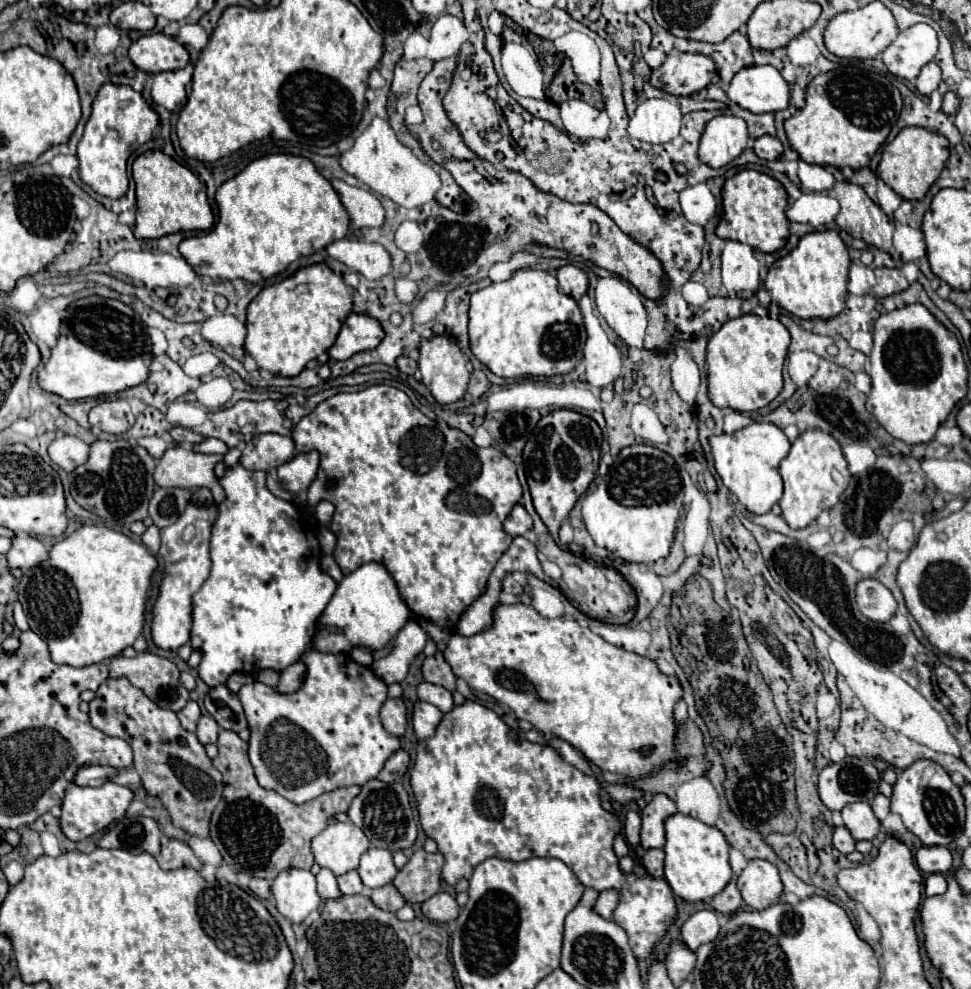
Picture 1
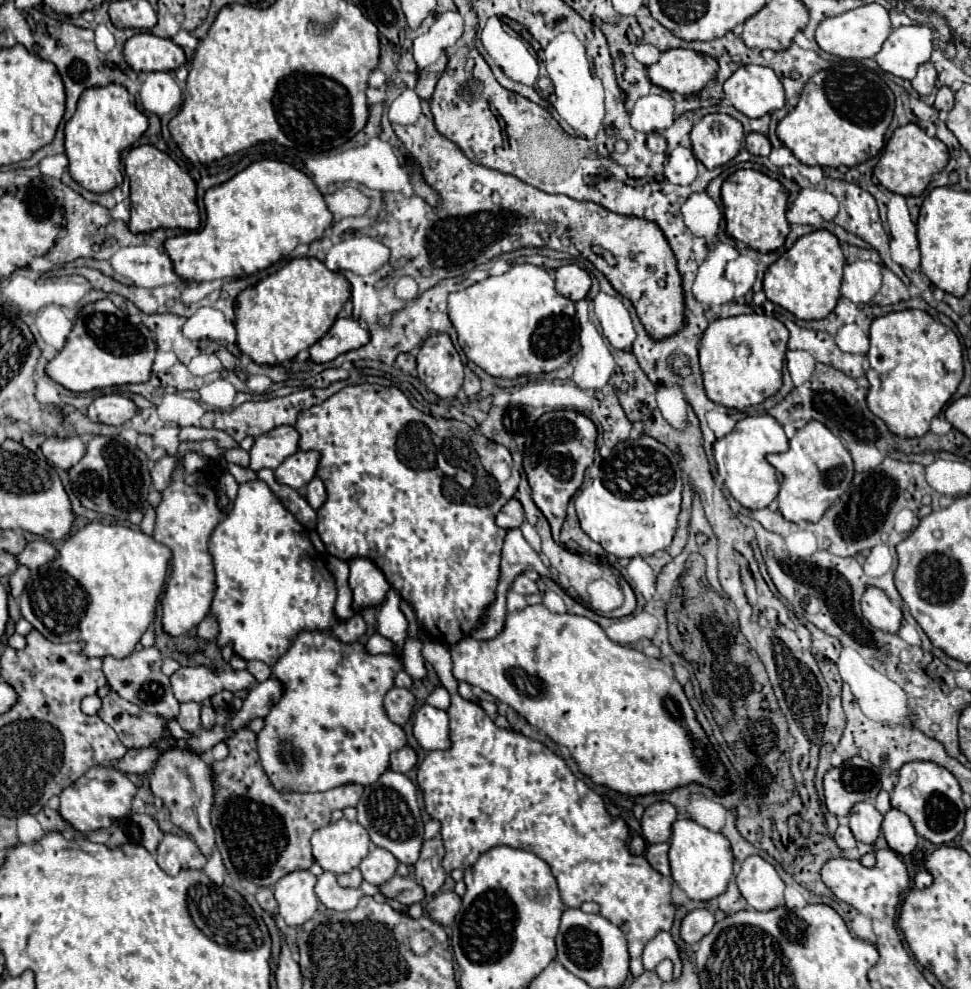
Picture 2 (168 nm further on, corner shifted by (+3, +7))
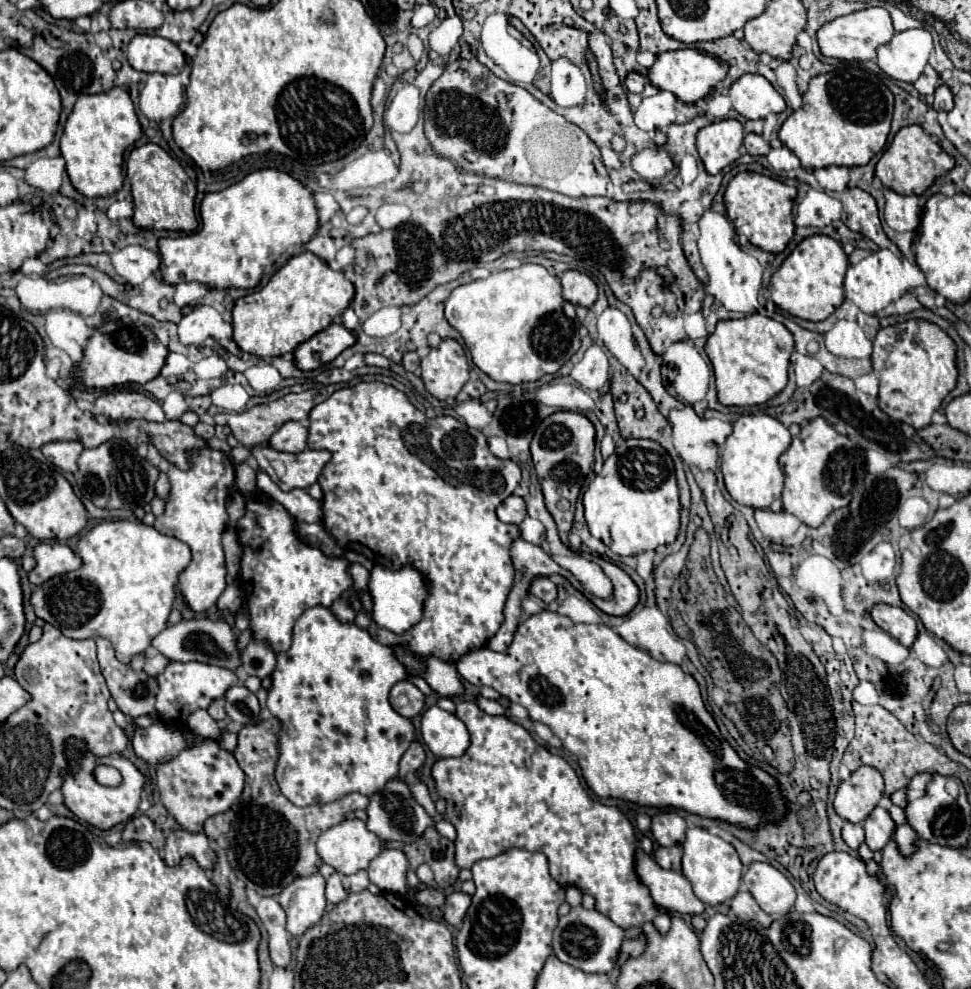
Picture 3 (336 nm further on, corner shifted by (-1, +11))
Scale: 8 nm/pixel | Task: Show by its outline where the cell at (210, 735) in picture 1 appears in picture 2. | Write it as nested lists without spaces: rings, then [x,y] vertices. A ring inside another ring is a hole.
[[[205,702],[205,704],[201,706],[201,726],[203,726],[205,730],[211,730],[211,728],[215,726],[215,712],[213,712],[213,708],[211,708],[209,702]]]

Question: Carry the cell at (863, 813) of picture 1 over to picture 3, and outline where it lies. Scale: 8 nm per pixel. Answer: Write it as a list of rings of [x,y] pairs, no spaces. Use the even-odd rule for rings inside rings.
[[[877,806],[873,810],[873,814],[863,822],[863,828],[865,828],[865,844],[873,852],[877,852],[877,850],[883,850],[885,844],[889,842],[889,838],[893,836],[895,822],[891,820],[887,810]]]

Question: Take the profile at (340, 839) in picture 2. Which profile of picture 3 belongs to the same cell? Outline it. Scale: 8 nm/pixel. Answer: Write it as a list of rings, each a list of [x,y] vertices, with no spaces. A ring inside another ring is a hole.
[[[343,820],[341,824],[325,830],[317,840],[317,854],[329,866],[333,866],[339,874],[355,874],[357,870],[367,870],[369,862],[383,850],[381,840],[377,834],[367,830],[365,822],[361,820]]]

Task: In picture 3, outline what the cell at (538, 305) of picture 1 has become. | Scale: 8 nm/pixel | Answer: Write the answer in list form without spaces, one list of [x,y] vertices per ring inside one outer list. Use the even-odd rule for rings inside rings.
[[[521,264],[515,270],[495,272],[485,280],[473,280],[455,288],[445,302],[445,318],[461,334],[471,352],[471,360],[481,372],[495,382],[521,384],[535,382],[545,374],[555,374],[579,350],[579,326],[575,320],[565,316],[563,302],[561,282],[557,276],[549,274],[549,270],[539,264]]]

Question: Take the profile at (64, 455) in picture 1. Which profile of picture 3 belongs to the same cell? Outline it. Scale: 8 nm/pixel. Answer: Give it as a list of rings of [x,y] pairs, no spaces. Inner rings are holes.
[[[49,442],[41,448],[41,452],[53,466],[75,474],[77,458],[83,452],[83,444],[81,442]]]

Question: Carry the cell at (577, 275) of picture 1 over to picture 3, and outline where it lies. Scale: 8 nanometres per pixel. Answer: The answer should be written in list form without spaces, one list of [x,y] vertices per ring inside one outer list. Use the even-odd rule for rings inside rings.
[[[569,270],[561,276],[561,284],[563,284],[563,298],[575,306],[583,306],[589,308],[595,304],[597,300],[597,286],[595,282],[577,270]]]

